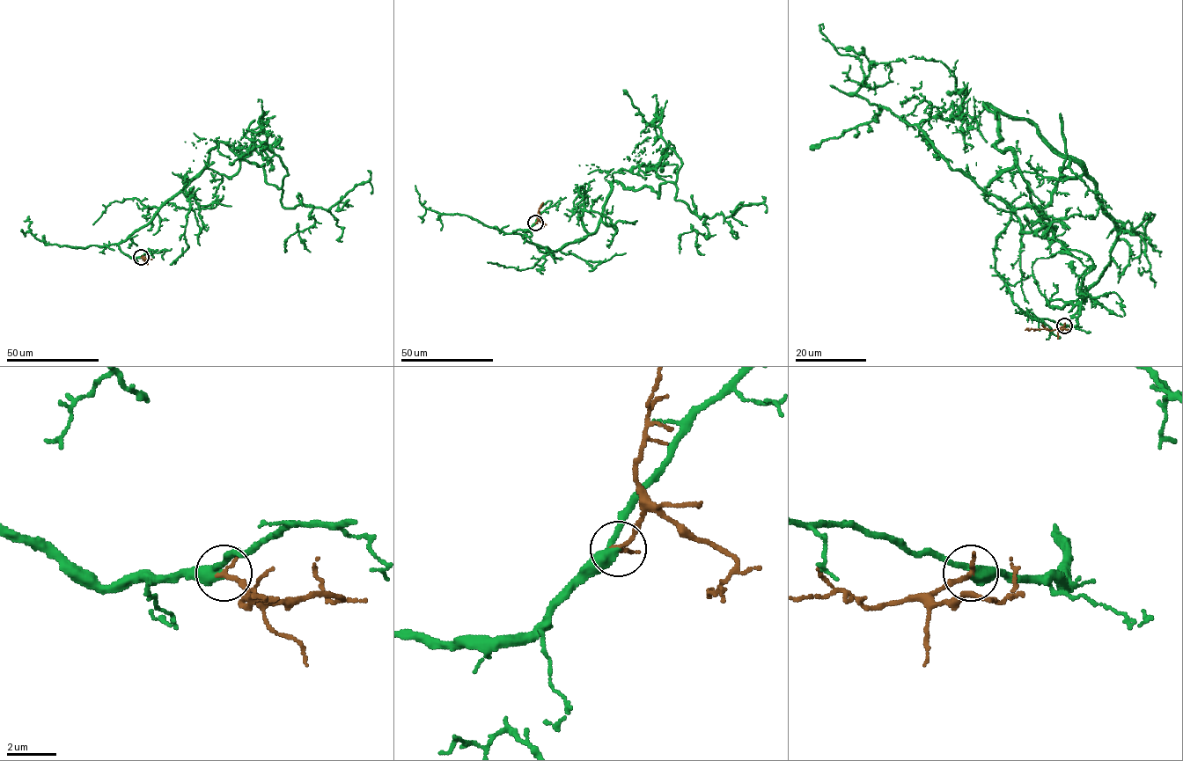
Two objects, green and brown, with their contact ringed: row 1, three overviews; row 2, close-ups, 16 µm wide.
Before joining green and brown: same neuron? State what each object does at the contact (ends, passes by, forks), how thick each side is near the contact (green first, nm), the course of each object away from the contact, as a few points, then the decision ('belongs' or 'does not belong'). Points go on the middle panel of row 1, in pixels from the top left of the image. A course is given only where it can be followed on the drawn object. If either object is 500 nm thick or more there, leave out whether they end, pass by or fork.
green passes by; brown ends there; 400 nm thick on the green side, 220 nm on the other; green runs (535, 223), (513, 232), (558, 250), (597, 230), (613, 180), (658, 197), (672, 181), (708, 217), (704, 254); brown runs (535, 223), (543, 202); belongs

